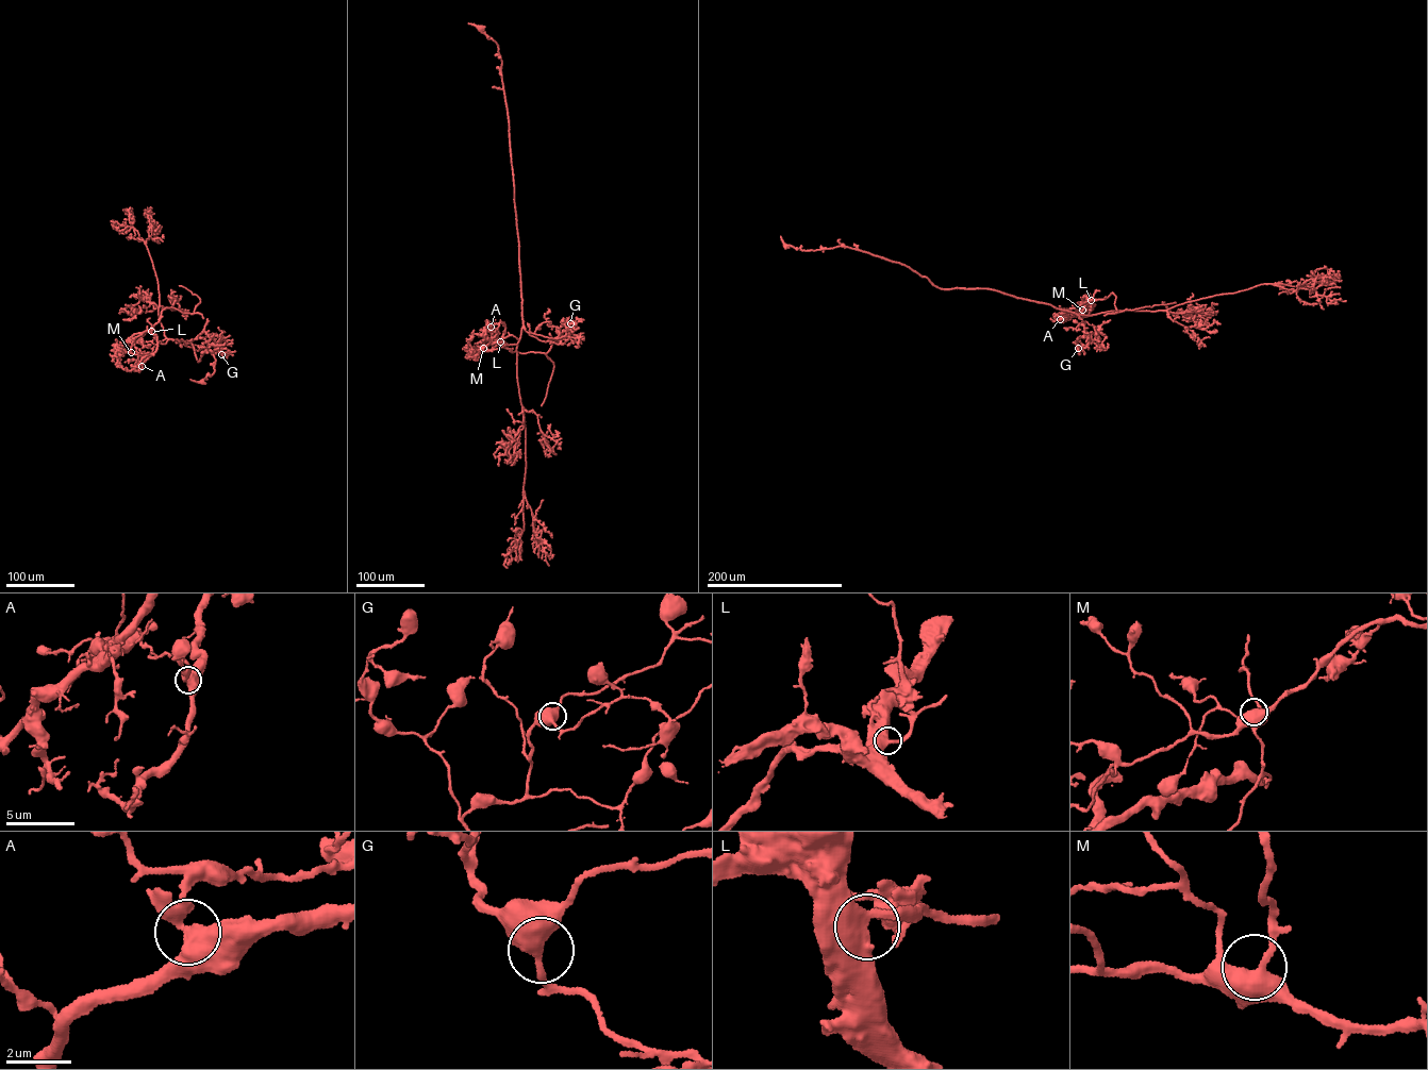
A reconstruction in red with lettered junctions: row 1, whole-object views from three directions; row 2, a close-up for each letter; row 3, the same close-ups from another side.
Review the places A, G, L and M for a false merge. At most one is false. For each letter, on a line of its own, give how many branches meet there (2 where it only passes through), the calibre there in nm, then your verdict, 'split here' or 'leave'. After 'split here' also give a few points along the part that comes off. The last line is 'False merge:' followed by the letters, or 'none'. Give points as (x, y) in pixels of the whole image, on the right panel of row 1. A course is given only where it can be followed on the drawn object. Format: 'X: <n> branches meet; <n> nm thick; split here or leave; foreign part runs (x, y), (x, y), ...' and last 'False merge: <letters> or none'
A: 2 branches meet; 550 nm thick; split here; foreign part runs (1060, 319), (1067, 317), (1063, 313), (1066, 311), (1088, 301), (1103, 299), (1112, 293), (1118, 312), (1175, 302)
G: 2 branches meet; 550 nm thick; leave
L: 2 branches meet; 550 nm thick; leave
M: 2 branches meet; 500 nm thick; leave
False merge: A

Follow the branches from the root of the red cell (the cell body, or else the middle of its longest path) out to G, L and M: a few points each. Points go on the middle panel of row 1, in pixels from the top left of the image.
G: (481, 28), (497, 44), (501, 61), (522, 324), (528, 332), (555, 338), (566, 334), (570, 323)
L: (481, 28), (497, 44), (501, 61), (519, 250), (522, 325), (516, 344), (490, 350), (497, 341), (500, 341)
M: (481, 28), (497, 44), (501, 61), (522, 325), (516, 344), (505, 345), (502, 341), (483, 348)

